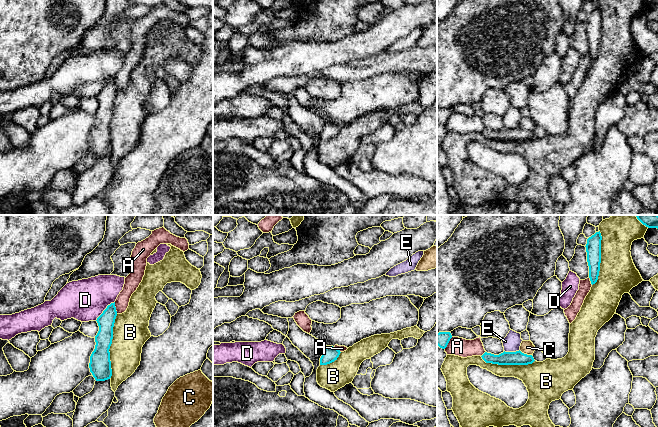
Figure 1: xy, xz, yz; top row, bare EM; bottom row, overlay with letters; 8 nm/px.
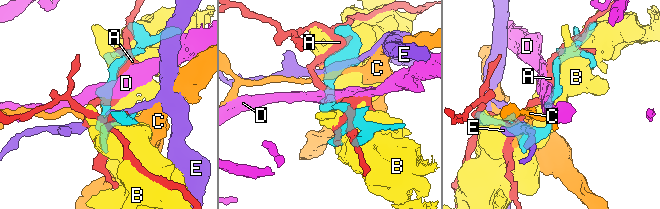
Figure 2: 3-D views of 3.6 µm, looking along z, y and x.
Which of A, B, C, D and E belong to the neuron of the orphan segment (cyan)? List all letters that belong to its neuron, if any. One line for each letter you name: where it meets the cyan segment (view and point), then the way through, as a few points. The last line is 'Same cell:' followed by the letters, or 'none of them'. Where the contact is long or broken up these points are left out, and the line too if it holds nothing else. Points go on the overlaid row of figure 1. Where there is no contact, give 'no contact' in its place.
B: xy (110, 345)
Same cell: B

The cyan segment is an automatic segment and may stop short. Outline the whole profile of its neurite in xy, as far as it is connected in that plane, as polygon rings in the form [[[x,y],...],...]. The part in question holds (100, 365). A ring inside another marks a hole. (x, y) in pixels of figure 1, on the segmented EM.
[[[167,244],[171,247],[170,251],[166,253],[164,259],[154,265],[147,263],[145,275],[137,290],[132,294],[127,310],[118,314],[115,307],[115,302],[107,306],[103,313],[97,318],[99,331],[95,336],[95,349],[90,356],[89,368],[96,381],[111,380],[112,390],[115,392],[118,386],[130,377],[137,367],[140,365],[142,347],[145,342],[151,337],[148,329],[151,314],[156,306],[155,296],[159,291],[162,291],[167,283],[181,282],[191,290],[198,288],[201,283],[201,272],[196,267],[192,266],[185,258],[184,252],[180,249]]]

